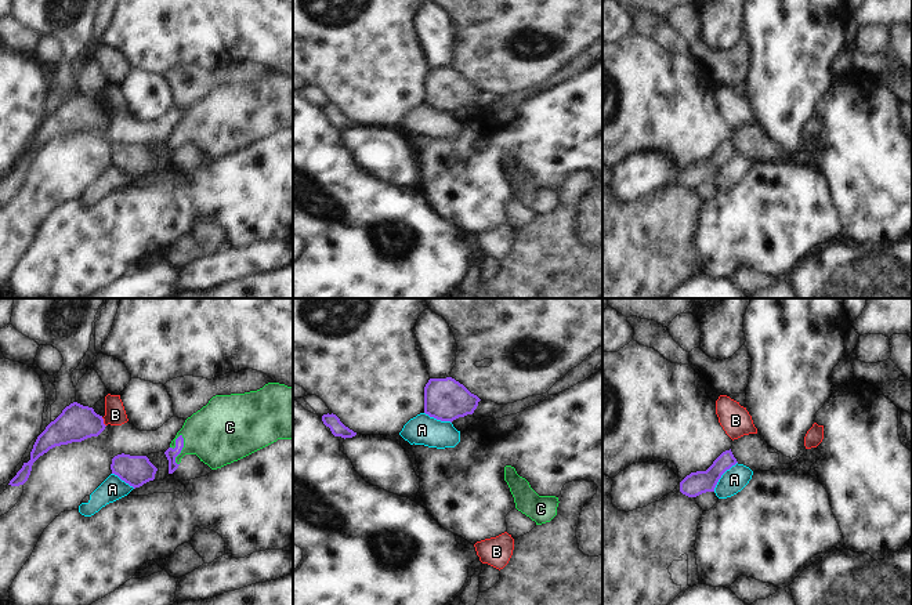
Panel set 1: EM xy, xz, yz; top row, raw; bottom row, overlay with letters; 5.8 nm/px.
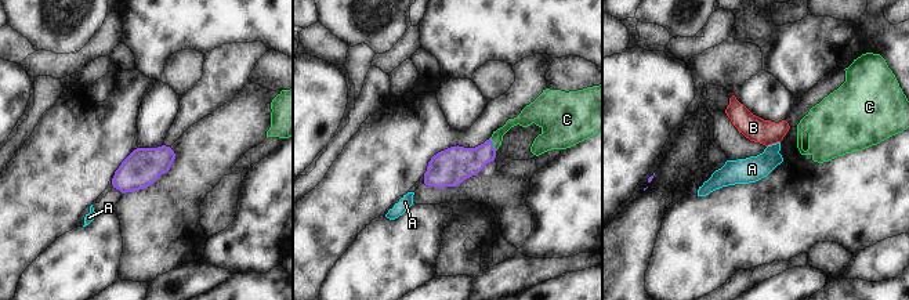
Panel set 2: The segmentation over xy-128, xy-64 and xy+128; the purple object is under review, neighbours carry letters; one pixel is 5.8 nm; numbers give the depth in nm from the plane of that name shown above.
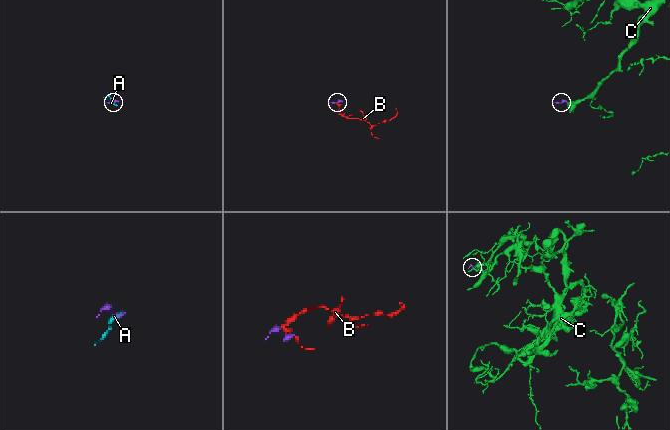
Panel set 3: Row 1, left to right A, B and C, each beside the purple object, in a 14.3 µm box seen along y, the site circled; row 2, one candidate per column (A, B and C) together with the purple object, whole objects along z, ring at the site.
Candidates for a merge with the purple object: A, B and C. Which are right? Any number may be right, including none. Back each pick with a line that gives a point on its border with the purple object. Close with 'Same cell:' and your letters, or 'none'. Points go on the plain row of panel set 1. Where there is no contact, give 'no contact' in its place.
C: contact xy (181, 140)
Same cell: C

